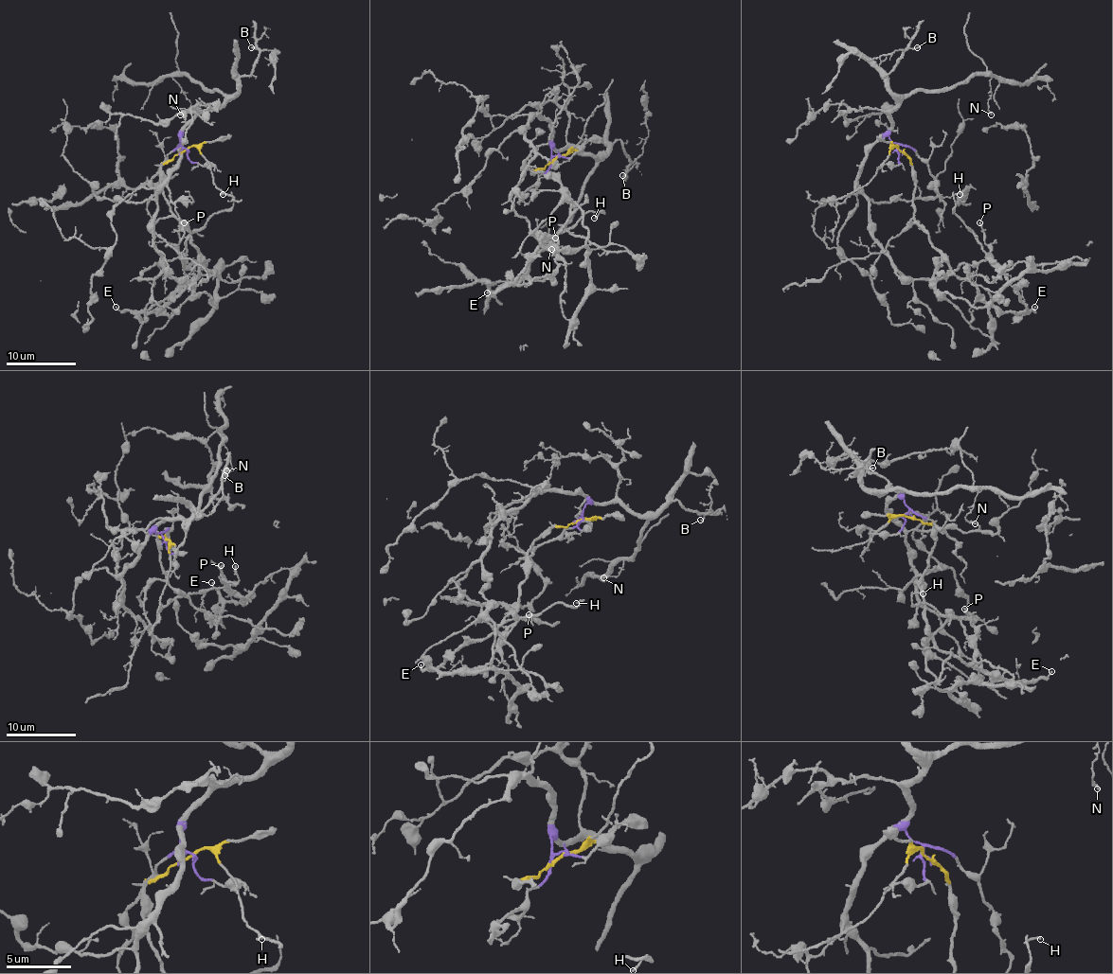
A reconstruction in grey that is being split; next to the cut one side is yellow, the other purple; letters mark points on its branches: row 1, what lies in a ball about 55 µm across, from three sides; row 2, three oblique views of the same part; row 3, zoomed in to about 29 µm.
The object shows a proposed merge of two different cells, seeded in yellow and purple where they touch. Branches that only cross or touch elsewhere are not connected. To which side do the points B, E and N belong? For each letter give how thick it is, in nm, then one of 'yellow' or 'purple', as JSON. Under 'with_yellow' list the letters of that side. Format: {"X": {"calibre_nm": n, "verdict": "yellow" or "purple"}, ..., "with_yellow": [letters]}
{"B": {"calibre_nm": 170, "verdict": "purple"}, "E": {"calibre_nm": 130, "verdict": "yellow"}, "N": {"calibre_nm": 130, "verdict": "purple"}, "with_yellow": ["E"]}

